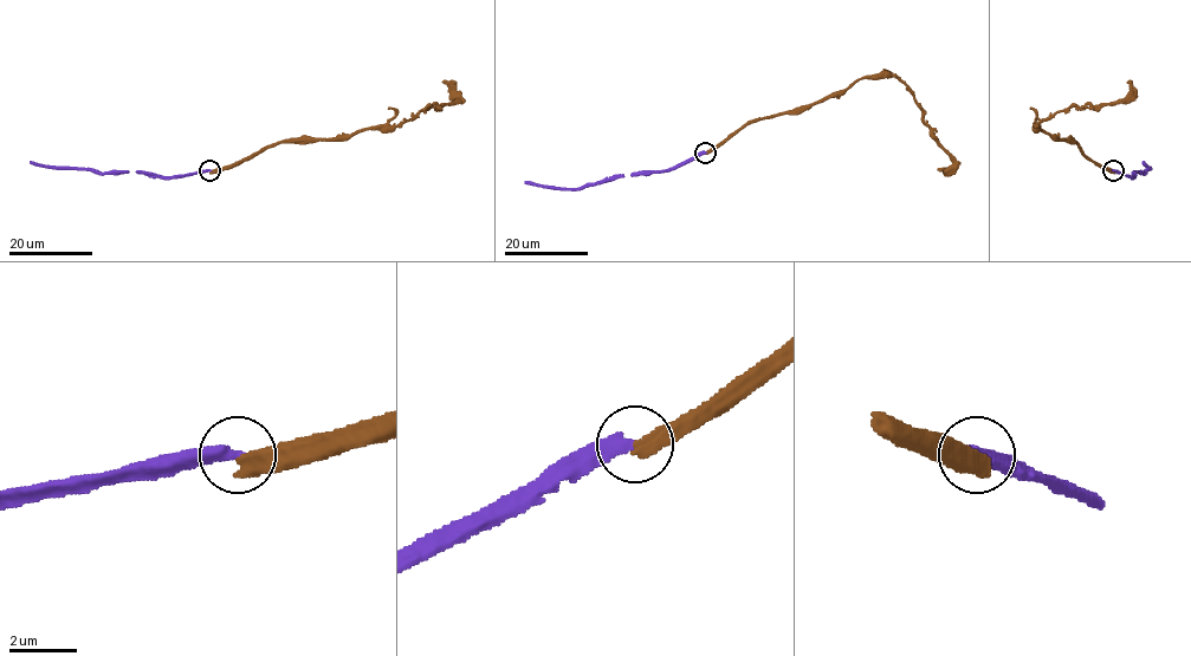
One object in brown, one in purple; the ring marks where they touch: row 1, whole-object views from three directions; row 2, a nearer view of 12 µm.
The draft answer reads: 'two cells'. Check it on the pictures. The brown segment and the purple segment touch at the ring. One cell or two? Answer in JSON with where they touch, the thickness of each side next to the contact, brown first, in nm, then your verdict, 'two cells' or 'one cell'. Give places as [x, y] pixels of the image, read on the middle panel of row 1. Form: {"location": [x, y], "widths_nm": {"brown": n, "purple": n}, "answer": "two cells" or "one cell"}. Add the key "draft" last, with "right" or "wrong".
{"location": [705, 153], "widths_nm": {"brown": 550, "purple": 400}, "answer": "two cells", "draft": "right"}

